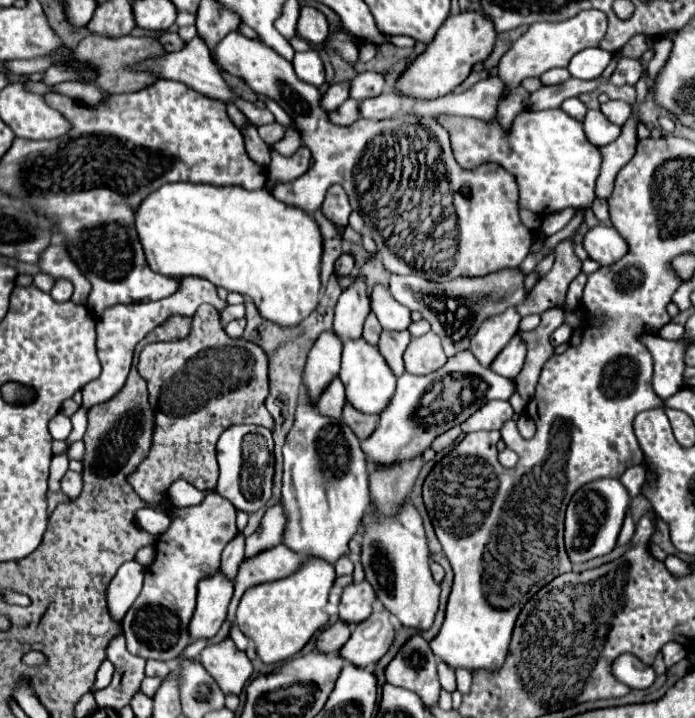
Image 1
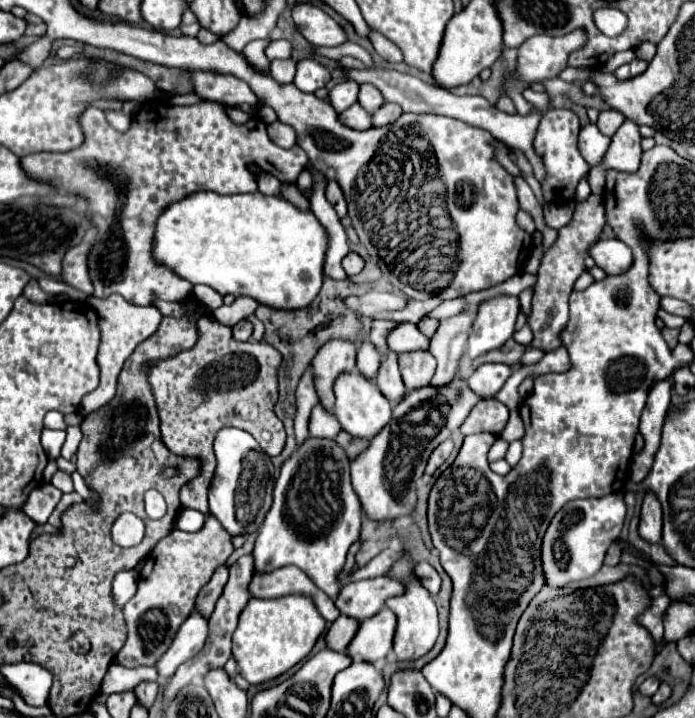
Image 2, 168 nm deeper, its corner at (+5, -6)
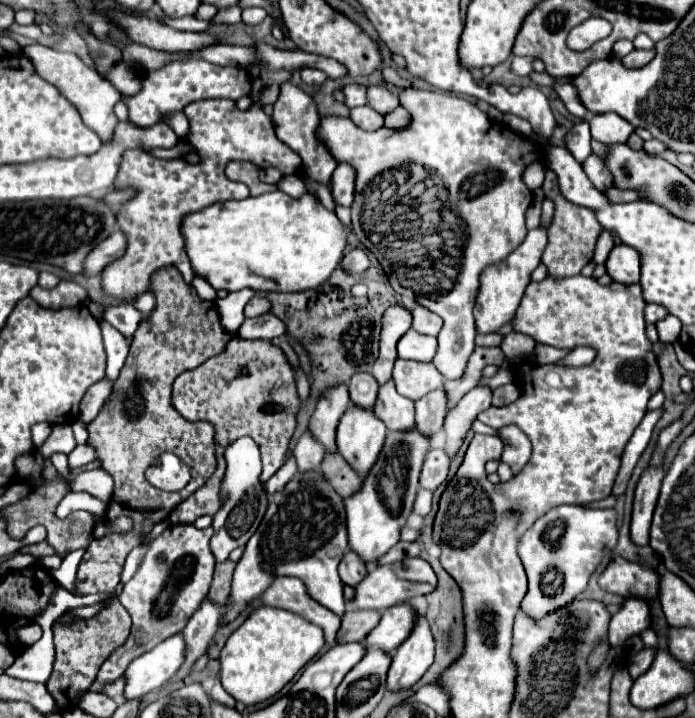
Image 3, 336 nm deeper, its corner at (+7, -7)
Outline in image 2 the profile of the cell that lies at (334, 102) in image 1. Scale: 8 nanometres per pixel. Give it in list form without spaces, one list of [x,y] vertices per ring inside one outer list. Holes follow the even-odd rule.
[[[354,80],[340,82],[330,90],[330,104],[334,106],[336,112],[350,108],[356,102],[356,98],[358,98],[358,82]]]

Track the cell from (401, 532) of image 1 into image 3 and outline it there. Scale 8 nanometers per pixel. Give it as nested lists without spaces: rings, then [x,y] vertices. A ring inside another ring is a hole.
[[[424,615],[418,617],[412,635],[396,649],[388,671],[388,691],[412,689],[434,661],[434,637]]]

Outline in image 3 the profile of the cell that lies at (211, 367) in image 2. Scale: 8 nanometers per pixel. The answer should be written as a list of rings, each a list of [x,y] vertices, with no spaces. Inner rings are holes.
[[[232,339],[232,343],[228,343],[224,353],[176,377],[172,403],[176,411],[188,421],[204,419],[214,423],[218,469],[212,475],[212,479],[208,479],[208,483],[200,487],[200,491],[190,495],[186,501],[172,510],[169,515],[171,525],[193,524],[202,515],[214,517],[216,511],[222,507],[220,483],[226,473],[224,449],[228,447],[228,443],[240,437],[252,437],[256,441],[262,457],[262,473],[260,473],[262,483],[268,481],[288,461],[288,445],[296,429],[296,413],[300,409],[300,403],[296,393],[294,367],[286,359],[282,349],[272,345],[270,341]],[[272,407],[282,407],[282,411],[268,411]]]

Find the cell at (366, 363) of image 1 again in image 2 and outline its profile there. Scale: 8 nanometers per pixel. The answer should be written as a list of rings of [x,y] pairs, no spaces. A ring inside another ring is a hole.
[[[358,370],[354,372],[344,372],[334,380],[334,414],[340,422],[340,426],[350,432],[352,436],[360,436],[370,440],[374,434],[378,434],[378,430],[382,430],[382,426],[386,426],[386,422],[390,420],[390,412],[392,412],[392,404],[388,402],[388,398],[378,390],[378,386],[364,378]]]

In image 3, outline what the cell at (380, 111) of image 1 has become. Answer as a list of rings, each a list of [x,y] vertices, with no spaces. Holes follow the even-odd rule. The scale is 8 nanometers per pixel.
[[[400,105],[400,107],[396,107],[396,111],[388,113],[386,127],[390,127],[390,129],[404,129],[410,123],[410,119],[412,119],[410,113]]]

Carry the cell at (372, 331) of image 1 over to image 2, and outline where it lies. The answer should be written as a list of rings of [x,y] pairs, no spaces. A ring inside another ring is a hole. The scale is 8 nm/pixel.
[[[362,342],[362,346],[358,348],[356,368],[362,374],[366,374],[366,378],[374,380],[374,374],[378,372],[378,366],[380,366],[380,358],[382,358],[382,354],[378,352],[378,348],[372,342]]]

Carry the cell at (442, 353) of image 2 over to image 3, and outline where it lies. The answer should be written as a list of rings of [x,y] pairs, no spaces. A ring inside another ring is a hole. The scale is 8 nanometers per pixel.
[[[436,389],[428,395],[424,395],[424,399],[416,401],[416,429],[432,439],[444,425],[444,415],[448,413],[446,403],[444,403],[444,391]]]

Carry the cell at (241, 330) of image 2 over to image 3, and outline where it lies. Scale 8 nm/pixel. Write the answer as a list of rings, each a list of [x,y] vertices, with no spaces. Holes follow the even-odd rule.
[[[266,313],[254,319],[246,319],[242,327],[238,329],[238,333],[244,339],[268,339],[270,341],[270,339],[282,337],[286,333],[286,325],[276,315]]]

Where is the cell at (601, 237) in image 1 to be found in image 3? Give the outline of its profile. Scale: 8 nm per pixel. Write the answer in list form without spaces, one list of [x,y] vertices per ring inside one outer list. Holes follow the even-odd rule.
[[[616,245],[606,261],[606,269],[608,275],[616,281],[616,283],[638,283],[640,279],[640,253],[630,247],[630,245]]]

